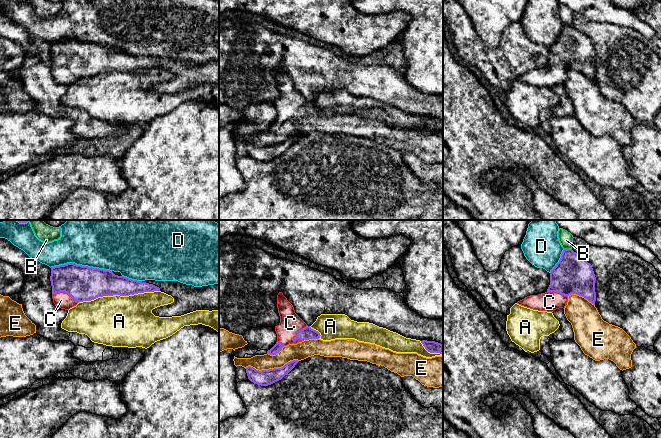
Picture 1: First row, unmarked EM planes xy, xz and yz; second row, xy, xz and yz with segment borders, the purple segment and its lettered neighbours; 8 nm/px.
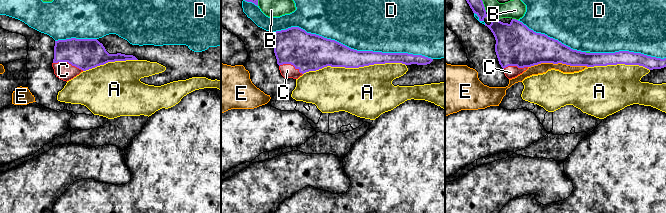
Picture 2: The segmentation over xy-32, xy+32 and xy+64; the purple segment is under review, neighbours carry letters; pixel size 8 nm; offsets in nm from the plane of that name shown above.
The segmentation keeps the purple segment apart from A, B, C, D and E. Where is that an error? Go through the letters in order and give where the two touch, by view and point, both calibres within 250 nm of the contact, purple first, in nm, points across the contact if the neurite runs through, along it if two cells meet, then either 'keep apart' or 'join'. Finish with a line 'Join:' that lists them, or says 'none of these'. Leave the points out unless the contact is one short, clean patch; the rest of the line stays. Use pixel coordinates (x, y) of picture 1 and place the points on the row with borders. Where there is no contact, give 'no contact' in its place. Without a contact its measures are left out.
A: xy (118, 294) | 260/420 nm | keep apart
B: yz (568, 249) | 300/110 nm | keep apart
C: xz (298, 331) | 100/180 nm | across xz (306, 333), (298, 331), (290, 323) | join
D: xy (81, 265) | 280/480 nm | keep apart
E: xz (271, 369) | 130/130 nm | keep apart
Join: C

